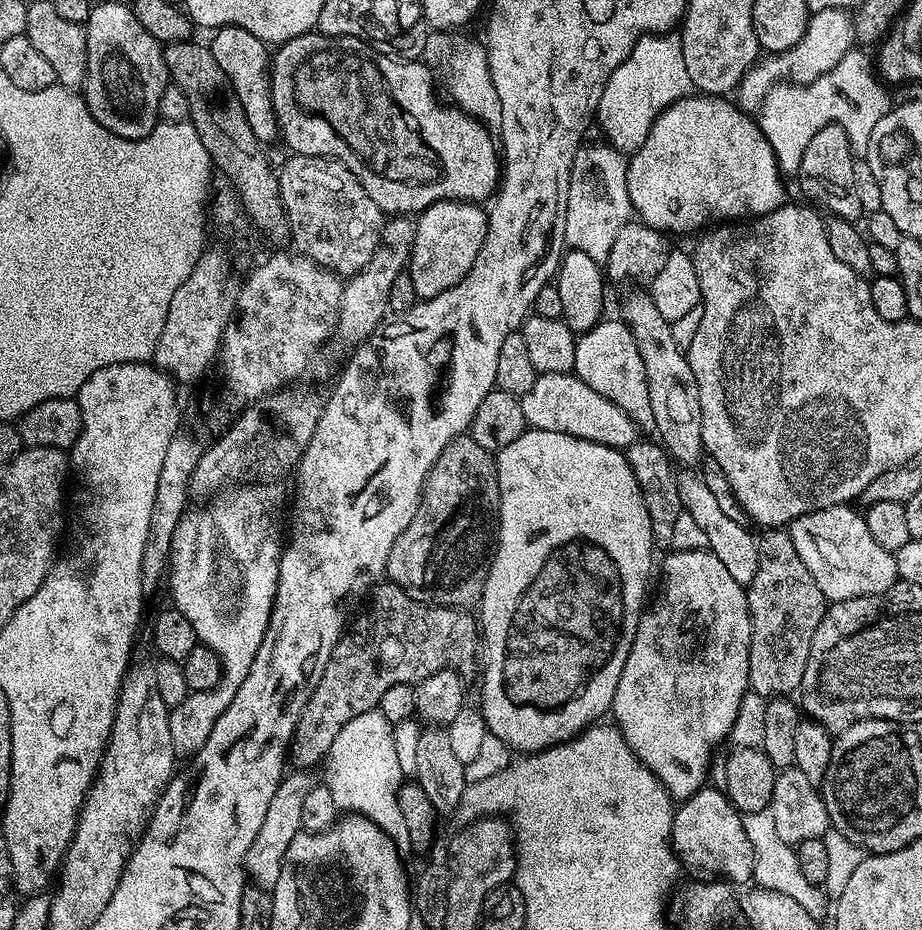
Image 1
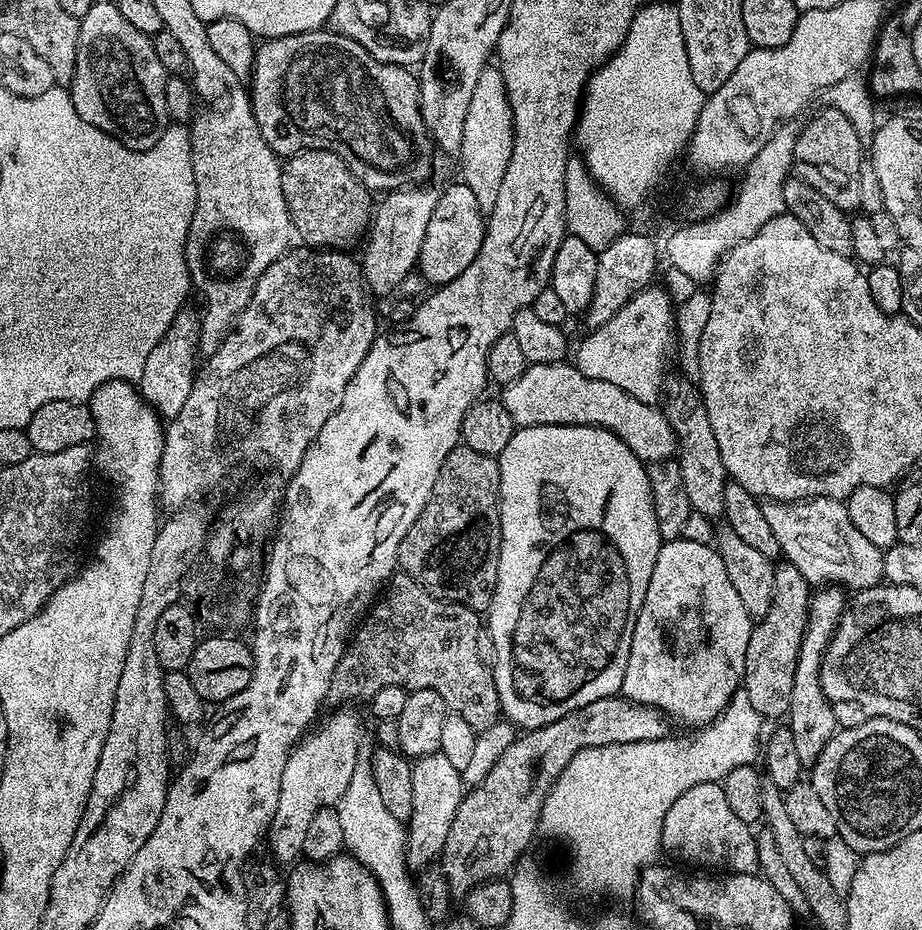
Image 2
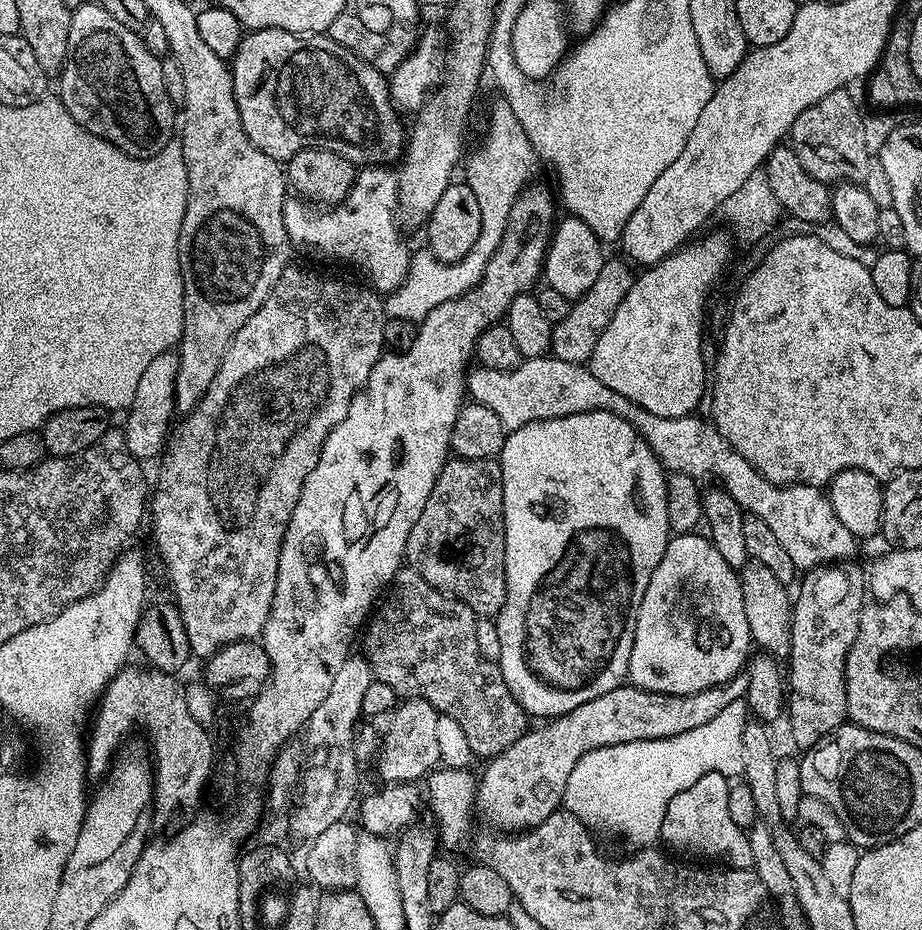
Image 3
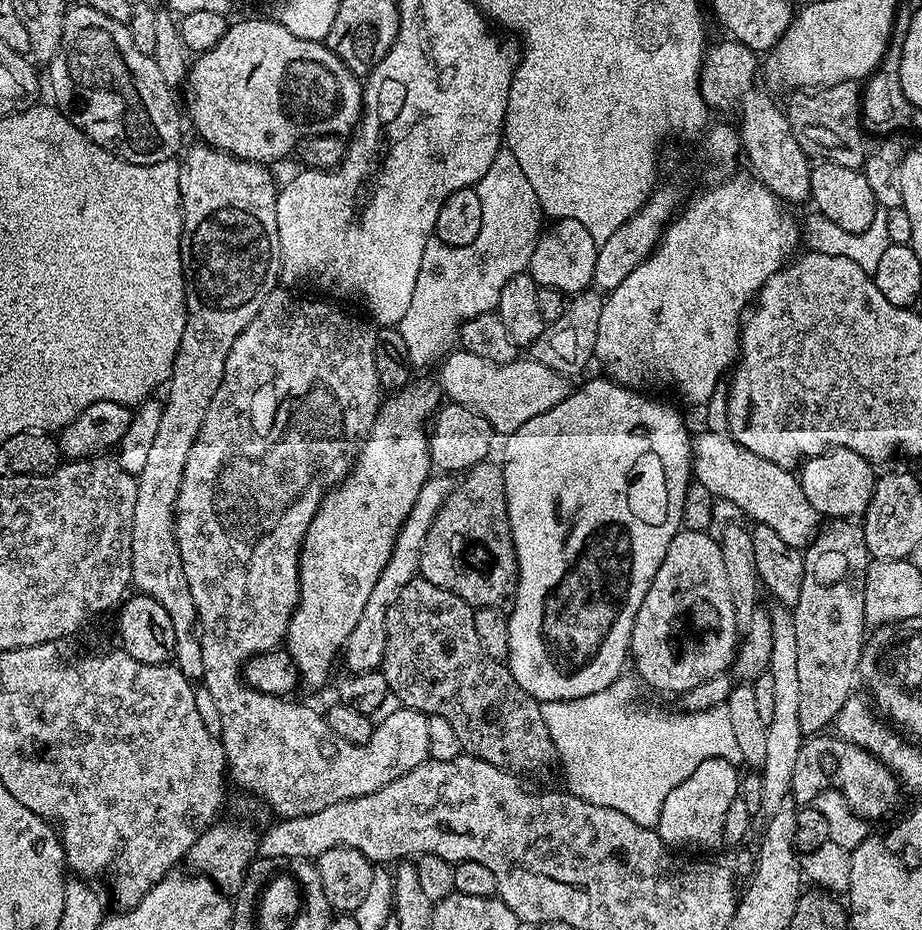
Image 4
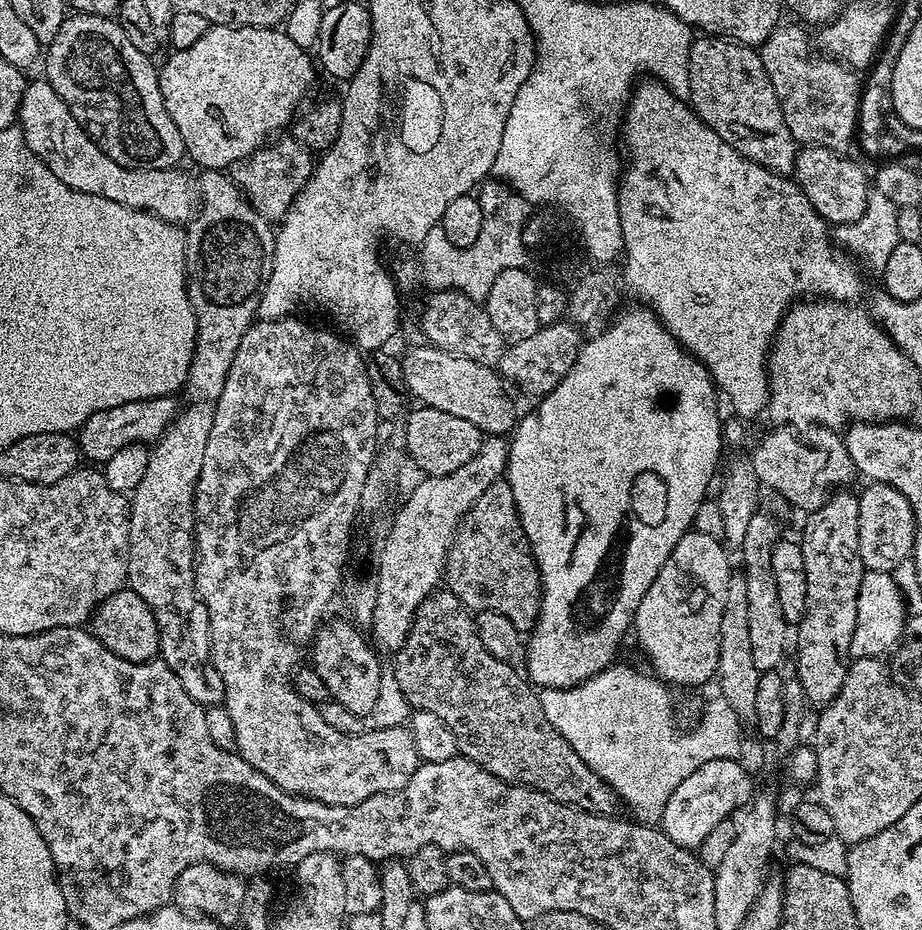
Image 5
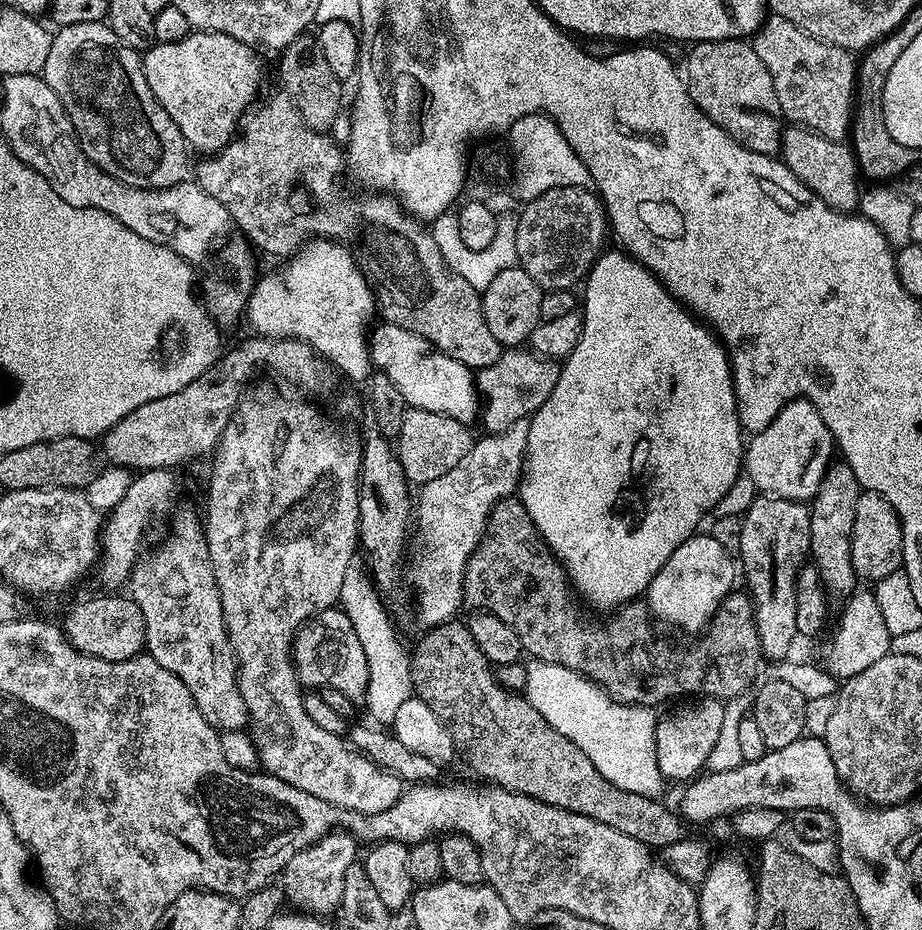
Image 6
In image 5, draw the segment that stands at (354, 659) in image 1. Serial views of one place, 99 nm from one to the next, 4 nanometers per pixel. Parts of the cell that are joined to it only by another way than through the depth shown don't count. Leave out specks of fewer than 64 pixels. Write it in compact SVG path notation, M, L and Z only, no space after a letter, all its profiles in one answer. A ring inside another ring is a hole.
M437 590L423 600L406 642L394 653L394 660L396 665L390 672L402 694L413 709L438 714L438 718L442 718L454 733L459 755L510 784L524 784L583 812L610 816L617 811L615 790L601 776L594 774L586 762L582 762L570 742L566 742L550 718L546 718L537 689L521 673L520 677L513 665L494 658L494 654L482 646L473 613L453 592Z

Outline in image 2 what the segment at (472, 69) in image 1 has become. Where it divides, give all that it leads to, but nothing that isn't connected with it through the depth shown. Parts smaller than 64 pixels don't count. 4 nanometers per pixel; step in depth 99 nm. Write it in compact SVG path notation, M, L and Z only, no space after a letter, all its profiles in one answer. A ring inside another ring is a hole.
M489 66L478 74L474 85L474 94L470 97L470 106L466 109L466 123L462 125L462 142L458 149L462 182L474 190L478 206L483 212L490 213L498 202L498 190L502 187L502 178L510 166L514 130L512 129L512 111L510 98L506 94L506 82L499 67Z

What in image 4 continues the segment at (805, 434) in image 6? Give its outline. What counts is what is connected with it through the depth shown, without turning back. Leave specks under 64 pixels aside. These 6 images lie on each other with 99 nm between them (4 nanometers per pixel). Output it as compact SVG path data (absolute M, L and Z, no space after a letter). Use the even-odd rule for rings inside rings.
M833 448L820 456L807 457L799 465L798 479L806 502L821 517L851 520L863 517L870 498L874 498L878 472L872 468L875 468L873 461L862 458L862 454L854 454L849 448Z

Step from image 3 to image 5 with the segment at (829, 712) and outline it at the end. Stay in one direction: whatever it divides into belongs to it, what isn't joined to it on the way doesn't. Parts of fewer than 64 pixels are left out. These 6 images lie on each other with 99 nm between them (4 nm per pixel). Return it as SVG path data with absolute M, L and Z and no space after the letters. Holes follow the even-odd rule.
M837 490L829 496L828 501L822 506L818 506L818 510L807 513L804 524L804 537L799 537L798 543L802 550L802 558L806 562L806 614L801 618L798 627L794 632L794 652L796 648L796 672L794 672L795 679L800 681L802 690L804 691L805 701L809 705L812 704L816 710L823 710L828 707L828 704L838 694L838 690L842 690L842 686L846 682L846 674L848 673L848 666L850 663L850 642L854 638L854 626L858 622L858 590L862 586L862 578L866 571L864 563L862 562L862 554L858 554L858 502L859 495L852 490Z

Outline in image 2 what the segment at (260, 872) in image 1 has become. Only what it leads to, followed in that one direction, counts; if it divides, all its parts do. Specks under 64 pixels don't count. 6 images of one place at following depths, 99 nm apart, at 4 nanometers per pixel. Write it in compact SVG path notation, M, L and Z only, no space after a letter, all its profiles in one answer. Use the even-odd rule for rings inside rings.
M340 706L332 710L324 721L321 719L288 753L286 770L282 770L278 810L274 810L272 825L269 826L266 837L266 844L272 847L271 855L277 865L292 866L301 859L306 833L310 822L314 822L314 814L318 814L318 810L336 805L342 794L346 794L350 778L354 778L356 761L362 752L360 720L350 709L348 706Z

